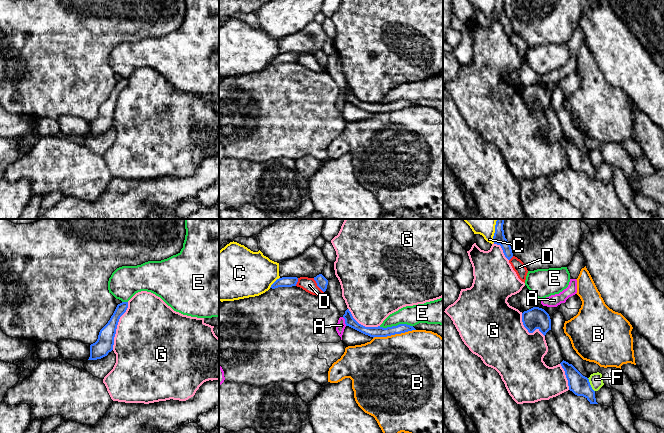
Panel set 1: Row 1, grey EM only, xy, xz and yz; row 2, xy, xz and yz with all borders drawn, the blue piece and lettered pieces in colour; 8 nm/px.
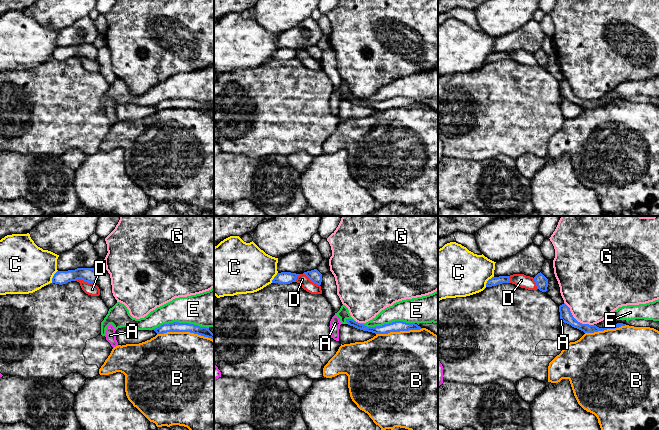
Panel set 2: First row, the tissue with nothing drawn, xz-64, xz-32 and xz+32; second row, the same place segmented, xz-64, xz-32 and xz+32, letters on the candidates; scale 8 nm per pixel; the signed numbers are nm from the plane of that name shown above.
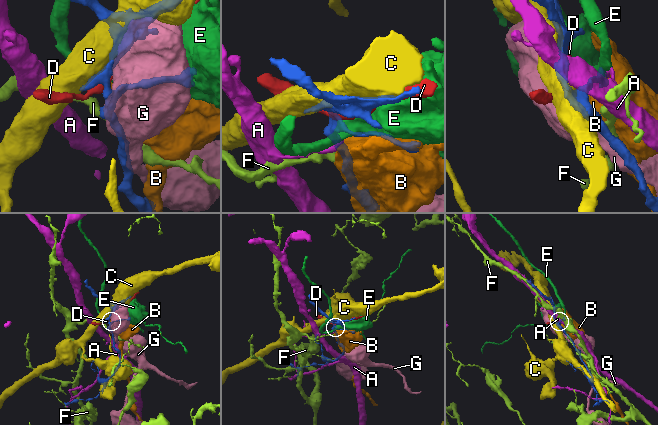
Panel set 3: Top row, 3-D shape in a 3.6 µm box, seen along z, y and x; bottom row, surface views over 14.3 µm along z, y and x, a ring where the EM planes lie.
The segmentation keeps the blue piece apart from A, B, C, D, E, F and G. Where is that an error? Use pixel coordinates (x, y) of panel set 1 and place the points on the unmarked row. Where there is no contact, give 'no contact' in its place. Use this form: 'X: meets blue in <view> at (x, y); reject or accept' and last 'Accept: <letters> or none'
A: meets blue in xz at (345, 97); reject
B: meets blue in xz at (394, 110); reject
C: meets blue in xz at (274, 58); reject
D: meets blue in xz at (317, 61); reject
E: meets blue in xz at (395, 102); reject
F: meets blue in yz at (590, 161); reject
G: meets blue in xy at (116, 102); reject
Accept: none

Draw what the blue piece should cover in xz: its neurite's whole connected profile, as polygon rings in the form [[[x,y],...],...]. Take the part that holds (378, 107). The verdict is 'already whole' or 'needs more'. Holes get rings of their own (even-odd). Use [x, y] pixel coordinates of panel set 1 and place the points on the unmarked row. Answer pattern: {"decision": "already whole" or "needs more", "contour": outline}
{"decision": "already whole", "contour": [[[349,85],[345,87],[345,90],[343,91],[343,94],[345,95],[346,102],[349,102],[365,111],[368,111],[370,113],[387,113],[395,110],[401,110],[408,107],[416,106],[413,102],[407,101],[407,100],[399,100],[397,102],[392,103],[365,103],[361,100],[359,100],[352,92]]]}

